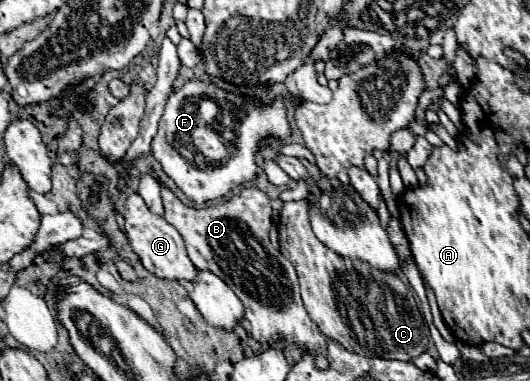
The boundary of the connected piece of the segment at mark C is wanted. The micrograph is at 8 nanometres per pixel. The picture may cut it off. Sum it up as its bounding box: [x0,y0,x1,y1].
[279,199,429,361]

